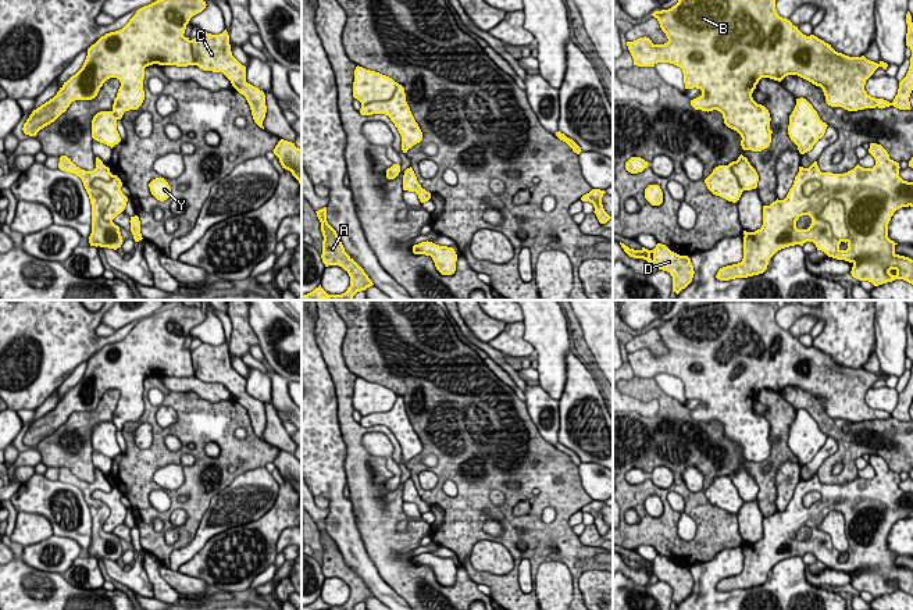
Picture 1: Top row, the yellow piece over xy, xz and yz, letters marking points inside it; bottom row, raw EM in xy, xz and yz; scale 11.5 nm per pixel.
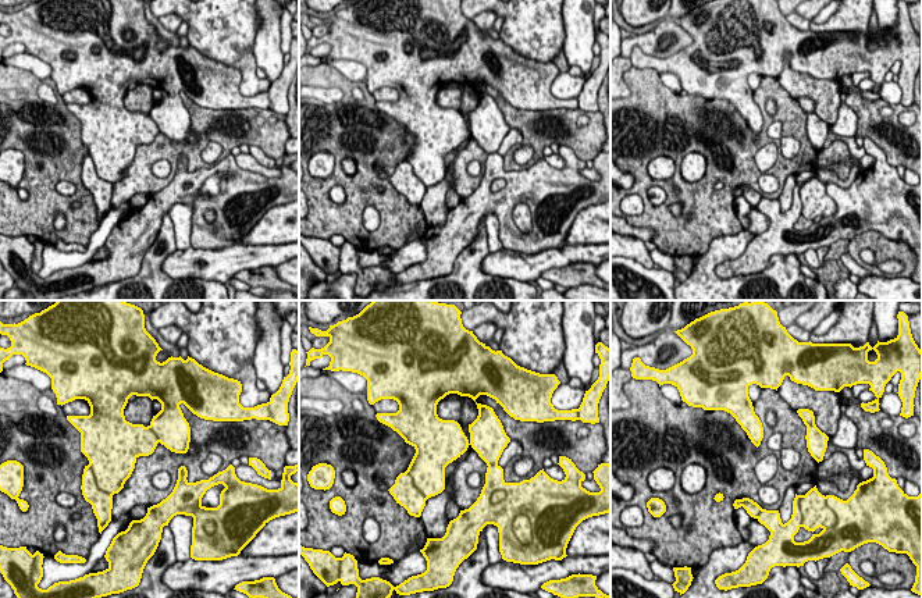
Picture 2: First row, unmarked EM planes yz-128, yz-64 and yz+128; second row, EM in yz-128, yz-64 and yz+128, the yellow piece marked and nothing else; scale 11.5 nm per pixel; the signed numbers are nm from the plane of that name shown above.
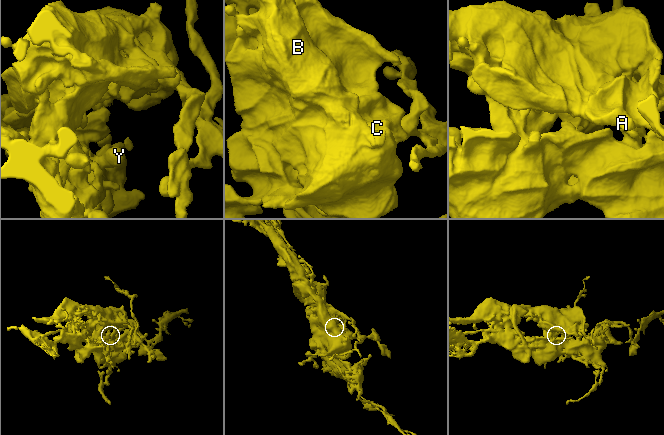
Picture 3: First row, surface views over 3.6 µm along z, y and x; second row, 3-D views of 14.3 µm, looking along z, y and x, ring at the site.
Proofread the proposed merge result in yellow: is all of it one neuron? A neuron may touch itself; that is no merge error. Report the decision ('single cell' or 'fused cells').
single cell

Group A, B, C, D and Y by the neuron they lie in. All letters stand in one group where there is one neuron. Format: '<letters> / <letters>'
A B C D Y

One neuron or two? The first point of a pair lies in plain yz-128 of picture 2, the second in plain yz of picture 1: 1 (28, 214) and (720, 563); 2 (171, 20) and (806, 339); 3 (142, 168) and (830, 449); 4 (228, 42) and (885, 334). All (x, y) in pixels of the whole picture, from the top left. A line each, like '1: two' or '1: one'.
1: two
2: two
3: two
4: two

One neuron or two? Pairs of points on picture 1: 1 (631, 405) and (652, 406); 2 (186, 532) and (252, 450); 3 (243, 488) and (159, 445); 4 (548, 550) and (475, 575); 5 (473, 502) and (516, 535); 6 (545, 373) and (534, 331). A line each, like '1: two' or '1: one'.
1: one
2: one
3: two
4: one
5: one
6: one

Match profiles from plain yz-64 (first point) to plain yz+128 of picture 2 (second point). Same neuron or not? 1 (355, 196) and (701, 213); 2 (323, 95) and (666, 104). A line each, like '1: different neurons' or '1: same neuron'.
1: same neuron
2: different neurons

